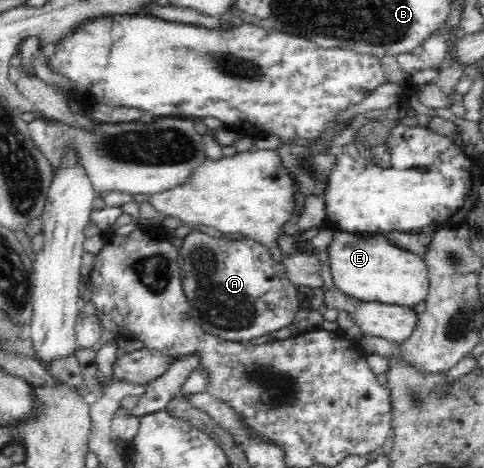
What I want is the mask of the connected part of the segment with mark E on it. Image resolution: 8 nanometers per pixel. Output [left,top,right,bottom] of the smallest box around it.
[328,232,428,307]

